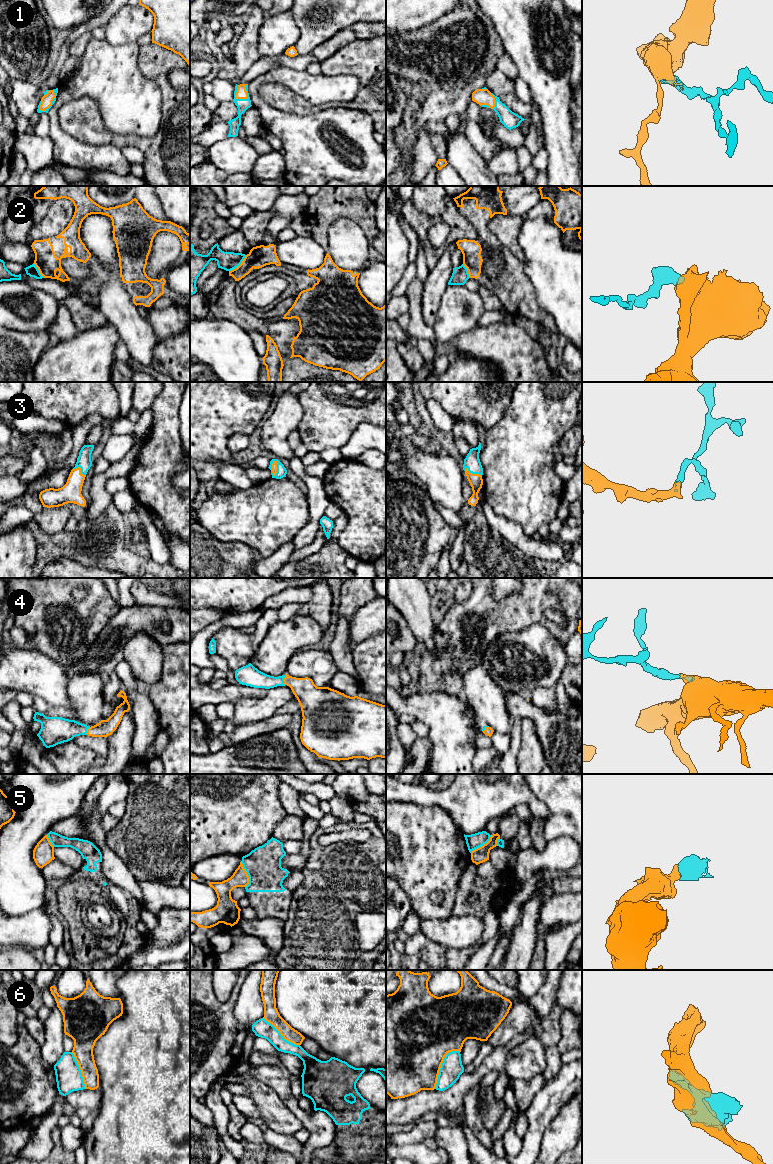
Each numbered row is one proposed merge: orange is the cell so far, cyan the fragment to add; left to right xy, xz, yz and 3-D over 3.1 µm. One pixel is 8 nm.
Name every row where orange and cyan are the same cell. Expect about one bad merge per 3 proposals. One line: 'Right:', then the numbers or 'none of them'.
Right: 1, 3, 4

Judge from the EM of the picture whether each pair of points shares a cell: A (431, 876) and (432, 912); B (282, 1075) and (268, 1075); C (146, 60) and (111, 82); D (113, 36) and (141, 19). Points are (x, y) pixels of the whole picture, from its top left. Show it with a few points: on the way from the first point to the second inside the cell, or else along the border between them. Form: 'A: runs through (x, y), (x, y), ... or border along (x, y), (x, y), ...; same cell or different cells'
A: runs through (425, 885), (425, 903); same cell
B: runs through (279, 1075), (271, 1075); same cell
C: border along (138, 47), (137, 67), (144, 76), (154, 82); different cells
D: runs through (120, 30), (134, 21); same cell

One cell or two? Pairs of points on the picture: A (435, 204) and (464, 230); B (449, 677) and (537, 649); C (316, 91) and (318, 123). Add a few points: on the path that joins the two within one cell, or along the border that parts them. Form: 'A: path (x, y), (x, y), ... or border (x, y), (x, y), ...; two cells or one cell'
A: border (446, 196), (444, 211), (440, 218); two cells
B: border (491, 642), (480, 663); two cells
C: path (282, 78), (262, 79), (255, 98), (284, 123); one cell

